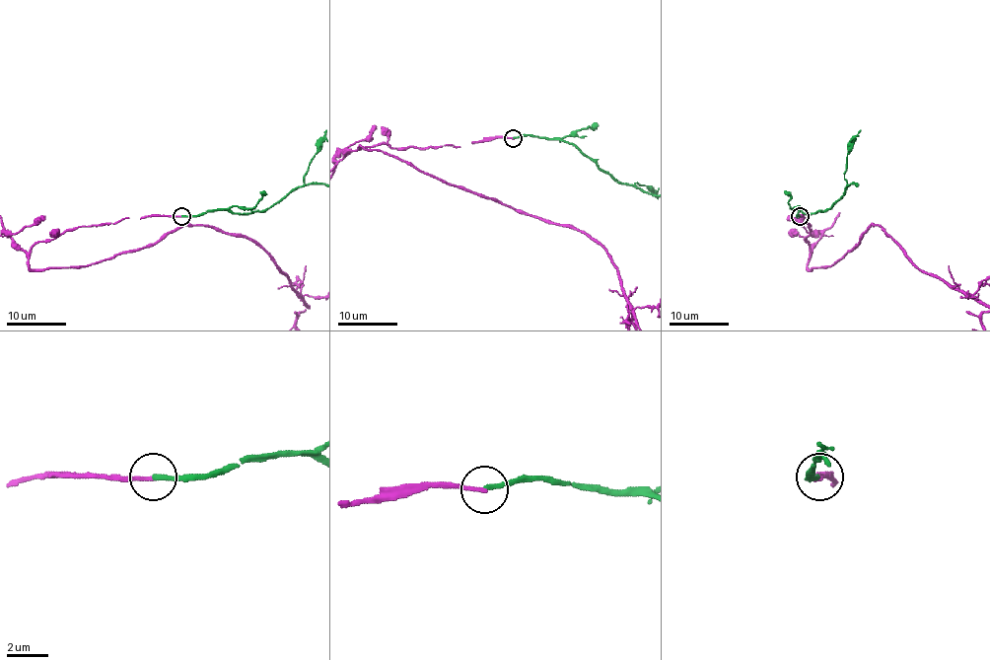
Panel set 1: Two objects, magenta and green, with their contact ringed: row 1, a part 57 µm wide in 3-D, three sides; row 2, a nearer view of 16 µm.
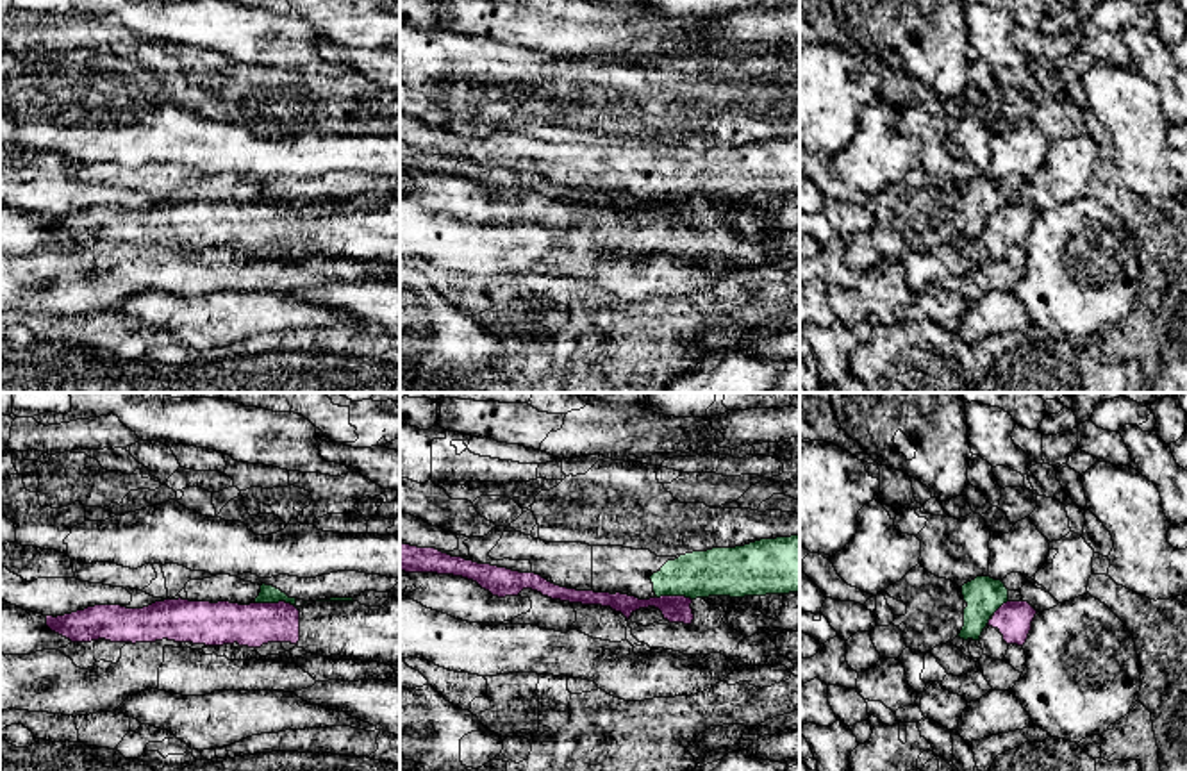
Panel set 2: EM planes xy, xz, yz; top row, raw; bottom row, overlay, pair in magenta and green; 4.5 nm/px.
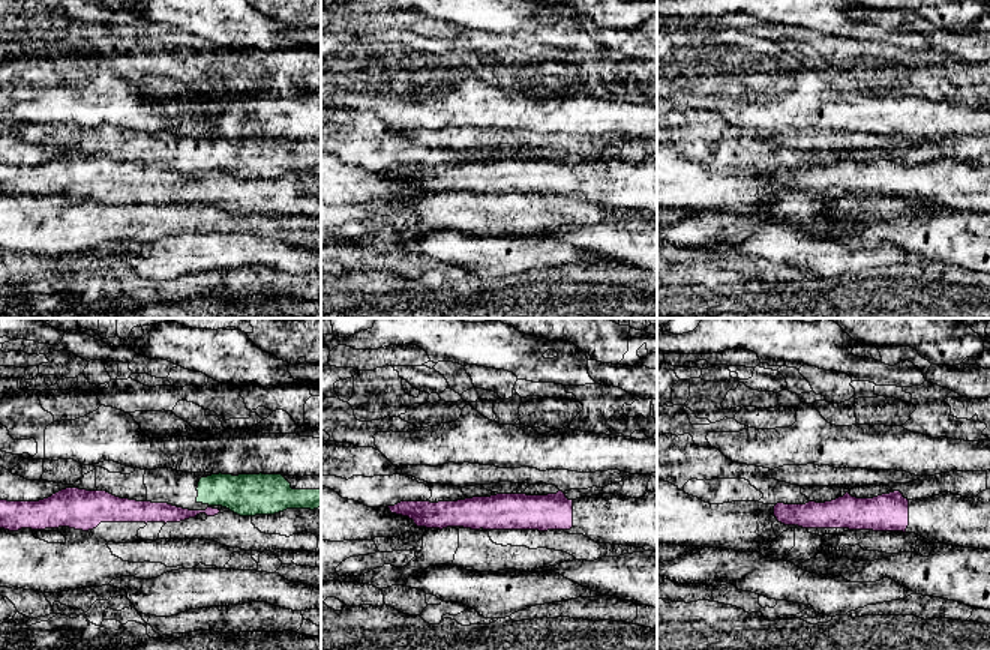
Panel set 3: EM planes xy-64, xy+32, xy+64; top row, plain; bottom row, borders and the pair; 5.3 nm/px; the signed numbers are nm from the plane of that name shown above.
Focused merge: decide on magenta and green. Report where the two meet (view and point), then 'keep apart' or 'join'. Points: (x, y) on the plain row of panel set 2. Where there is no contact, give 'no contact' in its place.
xy (275, 204) | keep apart

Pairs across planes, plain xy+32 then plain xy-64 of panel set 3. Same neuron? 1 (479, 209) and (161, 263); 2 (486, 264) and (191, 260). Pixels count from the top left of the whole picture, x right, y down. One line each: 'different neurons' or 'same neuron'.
1: different neurons
2: same neuron

